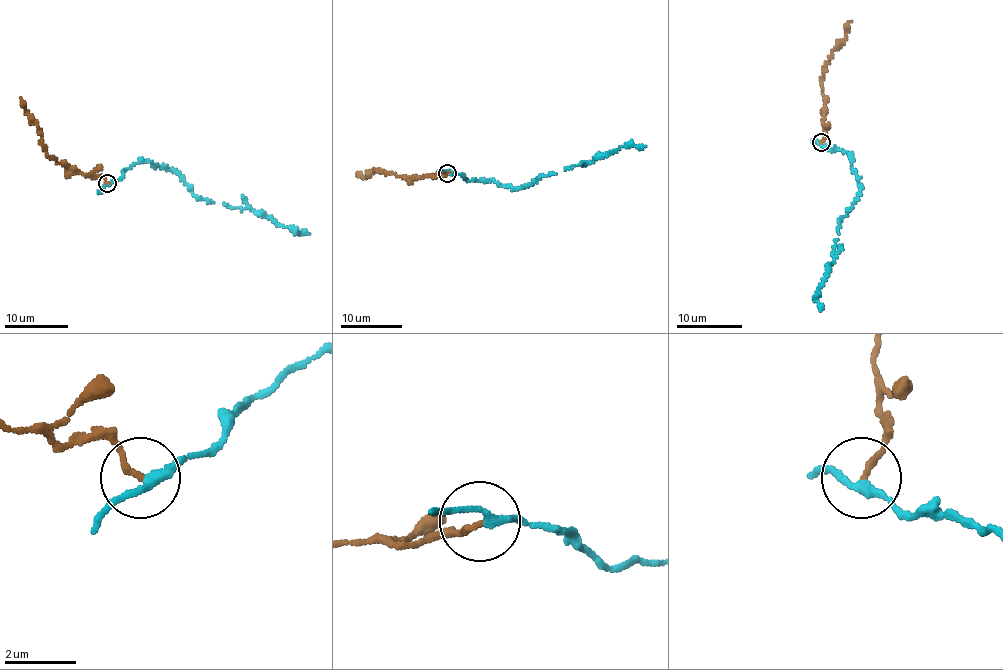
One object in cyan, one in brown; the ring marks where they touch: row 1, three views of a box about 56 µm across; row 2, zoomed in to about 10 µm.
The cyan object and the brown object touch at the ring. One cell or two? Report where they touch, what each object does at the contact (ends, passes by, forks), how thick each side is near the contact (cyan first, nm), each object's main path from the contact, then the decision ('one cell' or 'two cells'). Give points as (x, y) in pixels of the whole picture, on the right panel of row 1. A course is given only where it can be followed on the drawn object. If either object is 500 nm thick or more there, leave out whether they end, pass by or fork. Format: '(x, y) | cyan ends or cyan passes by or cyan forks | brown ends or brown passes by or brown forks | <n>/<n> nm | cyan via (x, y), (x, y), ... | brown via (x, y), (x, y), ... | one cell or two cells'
(821, 142) | cyan passes by | brown ends | 200/160 nm | cyan via (822, 143), (849, 154), (853, 161), (850, 168), (860, 189), (838, 225), (834, 259), (818, 293), (821, 309) | brown via (821, 142), (827, 133), (823, 123), (822, 81), (830, 57), (847, 36), (851, 21) | one cell

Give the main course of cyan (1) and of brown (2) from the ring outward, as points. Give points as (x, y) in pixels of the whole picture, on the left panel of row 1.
1: (108, 183), (138, 161), (149, 160), (152, 166), (173, 170), (203, 200), (251, 208), (289, 228), (308, 232)
2: (106, 183), (100, 175), (85, 175), (49, 155), (21, 97)

